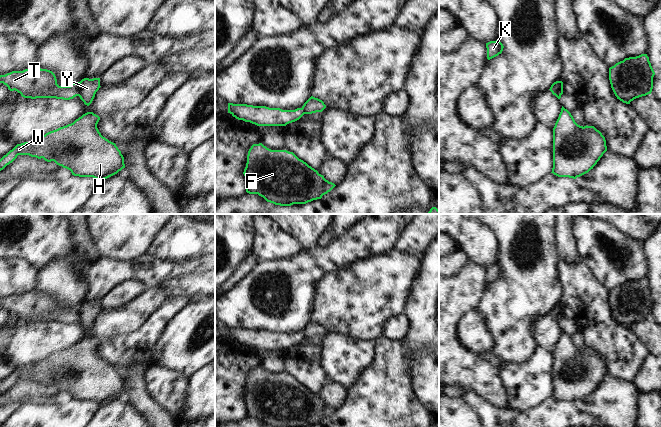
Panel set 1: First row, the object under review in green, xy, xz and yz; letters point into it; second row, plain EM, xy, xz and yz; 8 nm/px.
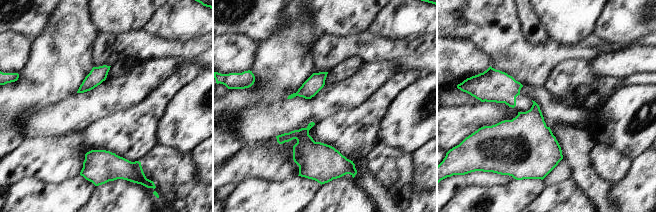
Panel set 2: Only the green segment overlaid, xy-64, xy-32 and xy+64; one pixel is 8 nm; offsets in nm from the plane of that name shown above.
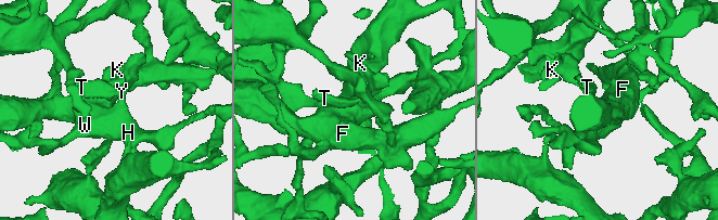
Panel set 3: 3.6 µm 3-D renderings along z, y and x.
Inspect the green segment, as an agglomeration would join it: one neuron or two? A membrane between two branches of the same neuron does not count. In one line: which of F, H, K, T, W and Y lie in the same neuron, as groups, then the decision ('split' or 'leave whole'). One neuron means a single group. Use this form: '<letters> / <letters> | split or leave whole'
F H K W Y / T | split

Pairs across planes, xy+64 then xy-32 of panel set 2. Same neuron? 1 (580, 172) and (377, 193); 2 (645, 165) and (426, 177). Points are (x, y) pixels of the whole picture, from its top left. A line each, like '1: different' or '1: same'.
1: same
2: same

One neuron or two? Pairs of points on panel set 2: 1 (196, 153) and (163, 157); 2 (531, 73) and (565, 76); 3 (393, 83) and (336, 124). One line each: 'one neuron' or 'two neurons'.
1: two neurons
2: two neurons
3: one neuron

